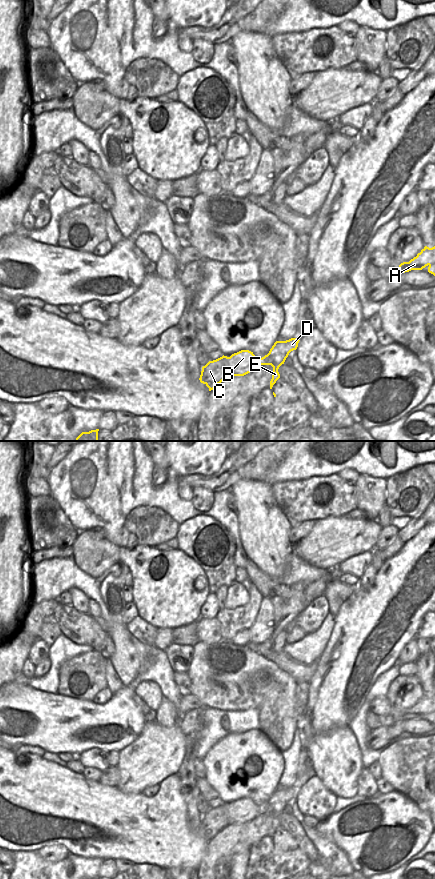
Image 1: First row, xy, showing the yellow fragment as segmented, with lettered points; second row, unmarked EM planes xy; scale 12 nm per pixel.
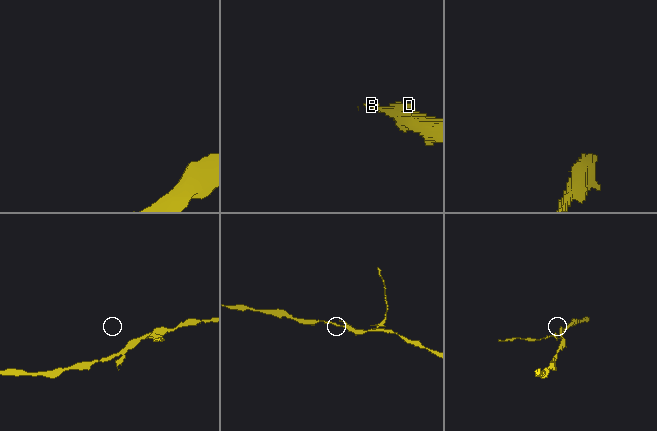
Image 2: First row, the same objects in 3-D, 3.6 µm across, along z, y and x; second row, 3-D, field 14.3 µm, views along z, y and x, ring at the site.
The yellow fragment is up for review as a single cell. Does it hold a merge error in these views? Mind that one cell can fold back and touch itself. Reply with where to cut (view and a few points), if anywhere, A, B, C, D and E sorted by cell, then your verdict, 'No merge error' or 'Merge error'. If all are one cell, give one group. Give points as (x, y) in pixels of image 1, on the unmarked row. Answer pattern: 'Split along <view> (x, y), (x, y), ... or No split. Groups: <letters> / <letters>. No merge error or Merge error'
No split. Groups: A B C D E. No merge error

